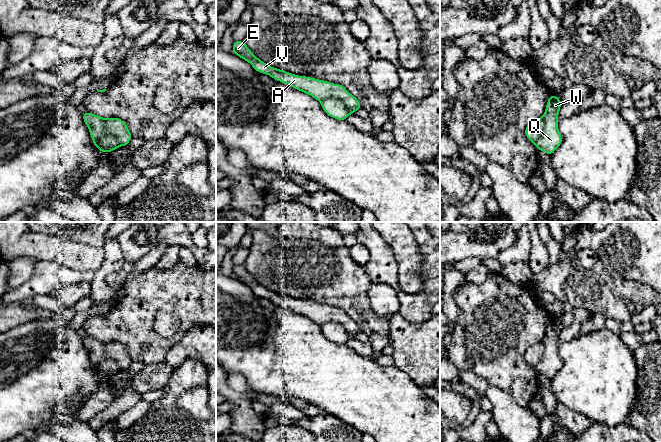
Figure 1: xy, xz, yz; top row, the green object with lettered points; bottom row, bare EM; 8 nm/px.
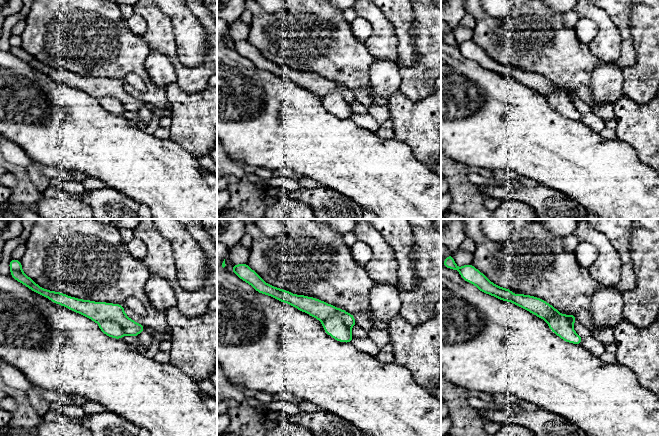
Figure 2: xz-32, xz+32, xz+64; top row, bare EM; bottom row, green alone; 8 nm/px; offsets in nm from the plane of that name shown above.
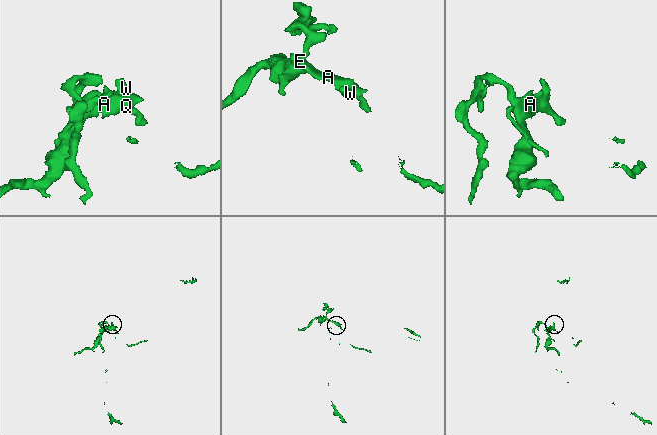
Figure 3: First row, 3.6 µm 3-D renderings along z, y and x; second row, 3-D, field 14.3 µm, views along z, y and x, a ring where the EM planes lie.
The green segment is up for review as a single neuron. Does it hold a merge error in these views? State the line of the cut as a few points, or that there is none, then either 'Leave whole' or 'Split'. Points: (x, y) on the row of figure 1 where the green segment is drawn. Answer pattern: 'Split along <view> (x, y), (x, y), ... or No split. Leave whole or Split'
Split along xy (99, 141), (105, 134), (111, 134), (119, 145). Split

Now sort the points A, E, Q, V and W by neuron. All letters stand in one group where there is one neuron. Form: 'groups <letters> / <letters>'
groups A E V / Q W

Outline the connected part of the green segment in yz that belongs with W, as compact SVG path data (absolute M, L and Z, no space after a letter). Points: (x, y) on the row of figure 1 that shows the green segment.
M550 95L546 110L542 116L545 125L540 138L535 143L538 150L544 151L549 156L561 145L562 136L558 131L558 113L561 108L559 97Z

